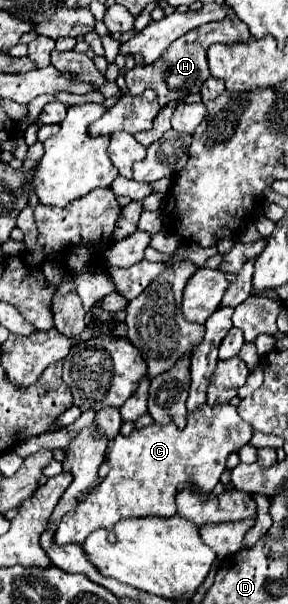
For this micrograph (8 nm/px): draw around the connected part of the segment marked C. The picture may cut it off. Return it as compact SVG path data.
M229 403L223 405L203 405L195 413L189 413L187 427L181 431L171 425L149 425L135 429L129 437L117 435L107 449L107 463L111 467L109 475L97 485L85 501L81 501L73 511L69 511L55 533L57 545L77 543L83 545L87 535L97 529L111 531L117 521L131 517L173 517L175 515L175 495L179 483L193 483L203 493L211 493L219 483L225 469L227 455L249 443L253 427L245 423L237 409Z

